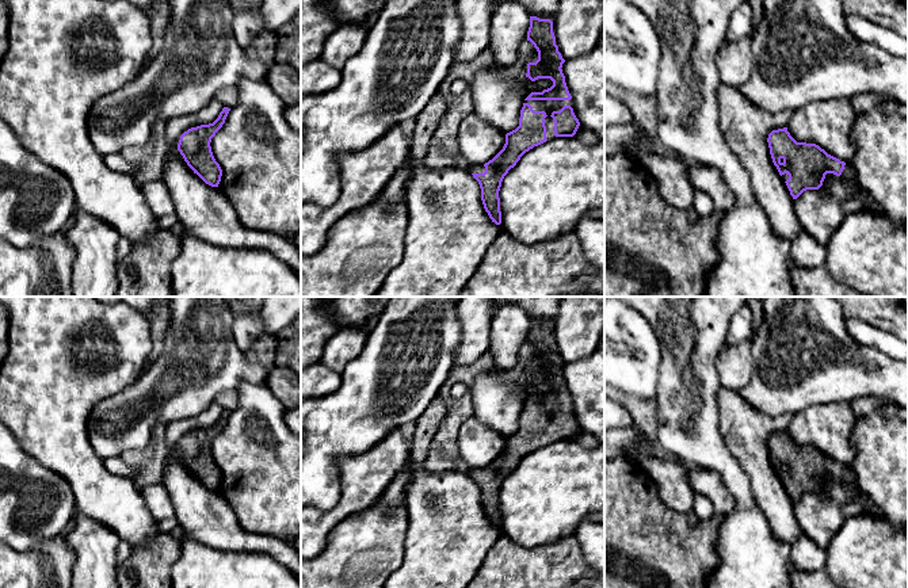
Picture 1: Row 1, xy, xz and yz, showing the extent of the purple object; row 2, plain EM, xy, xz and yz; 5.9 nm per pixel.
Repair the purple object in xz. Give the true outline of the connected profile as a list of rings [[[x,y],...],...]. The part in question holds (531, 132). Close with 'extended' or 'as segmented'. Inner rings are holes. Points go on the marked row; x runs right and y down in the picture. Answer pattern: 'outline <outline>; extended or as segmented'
outline [[[530,16],[527,41],[537,49],[538,60],[527,64],[526,77],[550,79],[553,85],[531,92],[520,110],[519,126],[505,134],[503,149],[484,165],[469,168],[480,184],[484,209],[496,225],[501,224],[499,191],[508,171],[534,146],[556,137],[573,137],[580,126],[561,69],[565,60],[556,45],[553,22]]]; extended

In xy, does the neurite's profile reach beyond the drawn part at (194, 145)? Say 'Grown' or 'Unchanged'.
Unchanged

